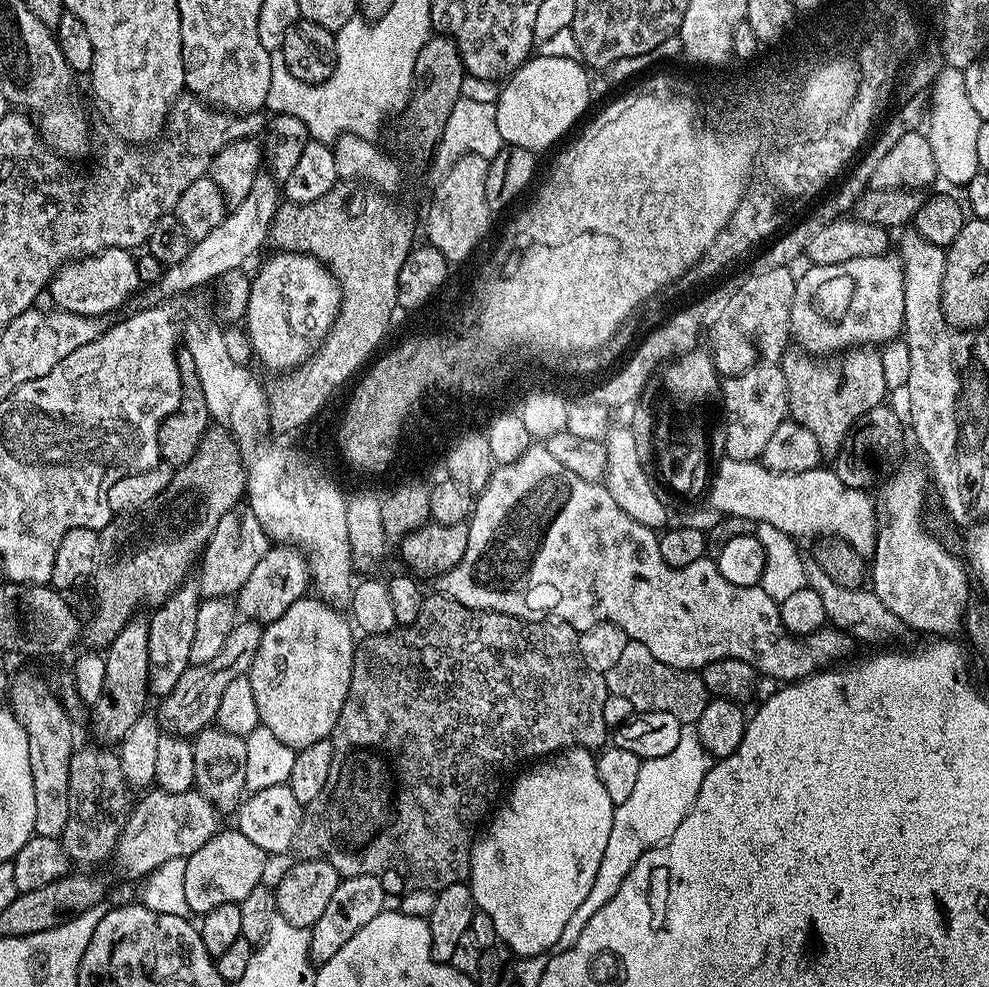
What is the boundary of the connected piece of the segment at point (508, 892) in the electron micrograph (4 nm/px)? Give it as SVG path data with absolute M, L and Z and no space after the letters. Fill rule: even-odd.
M565 748L562 752L557 752L533 763L529 768L532 769L529 772L522 773L517 778L516 785L513 786L512 793L508 796L508 801L500 809L498 809L499 807L495 809L495 812L497 811L496 817L494 817L494 812L491 819L487 821L487 824L489 823L488 833L485 836L483 833L472 845L472 875L470 877L472 897L477 909L488 914L490 922L494 922L497 941L509 948L513 957L516 958L520 958L520 956L540 956L543 952L548 951L548 953L551 953L561 943L559 940L563 938L568 923L575 918L576 911L588 904L588 895L594 886L594 878L598 878L598 866L602 866L602 853L606 851L606 841L610 838L610 826L612 825L612 813L614 811L614 805L610 802L610 794L606 794L602 781L598 778L596 756L589 749Z

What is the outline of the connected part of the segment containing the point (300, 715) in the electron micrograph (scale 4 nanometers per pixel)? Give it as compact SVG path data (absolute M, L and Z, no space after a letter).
M319 598L311 599L296 600L293 604L291 601L282 618L261 631L258 654L254 654L254 662L246 673L254 689L254 702L258 705L262 727L271 730L280 741L286 742L286 746L297 750L331 737L334 722L338 722L338 714L342 714L342 702L346 702L350 690L352 659L357 646L357 641L352 640L354 628L349 617L345 613L344 617L339 607L325 604Z

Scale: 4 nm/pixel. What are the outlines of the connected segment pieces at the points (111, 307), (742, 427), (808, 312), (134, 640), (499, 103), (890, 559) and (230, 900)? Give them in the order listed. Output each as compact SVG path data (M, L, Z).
M108 248L105 252L97 252L94 256L85 256L75 262L69 262L57 271L48 283L47 295L52 295L52 300L57 309L64 309L76 315L111 317L111 312L116 312L136 291L141 291L142 283L138 278L136 269L137 257L126 248Z
M779 363L755 364L737 376L723 377L720 385L719 399L724 400L724 453L730 460L759 461L762 450L766 450L766 441L782 426L782 422L789 419L788 415L788 387L786 374L782 374Z
M896 254L871 256L870 258L850 258L850 262L838 262L834 266L818 266L817 264L805 267L804 273L796 276L794 290L794 306L792 307L792 336L806 352L824 358L829 354L843 354L850 348L857 346L883 346L890 340L897 339L904 331L904 261Z
M137 614L130 622L126 622L126 626L118 630L118 638L114 638L114 642L110 642L103 653L106 662L106 683L102 685L102 698L98 698L91 712L92 732L104 746L119 745L130 732L130 726L134 726L134 722L145 713L144 703L150 700L150 626L149 617L143 615Z
M533 55L517 72L513 72L503 81L499 96L495 100L498 134L507 147L522 146L537 154L551 144L559 145L564 135L580 120L580 115L588 108L588 99L592 96L592 88L588 85L589 69L580 60L570 58L546 57Z
M904 464L884 484L878 496L878 508L882 513L876 530L876 550L870 557L870 589L882 600L883 605L905 623L908 630L932 632L936 638L952 638L963 629L964 612L969 604L968 580L970 572L959 555L948 552L948 548L924 528L924 503L930 494L930 476L923 467Z
M218 830L206 842L206 846L194 850L186 858L186 902L192 914L203 914L214 910L214 906L239 904L265 879L264 867L269 857L246 834L235 830Z

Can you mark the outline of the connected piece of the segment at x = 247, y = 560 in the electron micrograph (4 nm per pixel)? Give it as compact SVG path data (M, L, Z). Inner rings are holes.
M237 506L222 514L218 527L198 561L201 597L235 597L242 590L242 586L246 586L246 578L250 578L254 566L258 566L262 554L266 554L269 547L268 535L262 530L258 518L254 518L254 514L246 506Z

